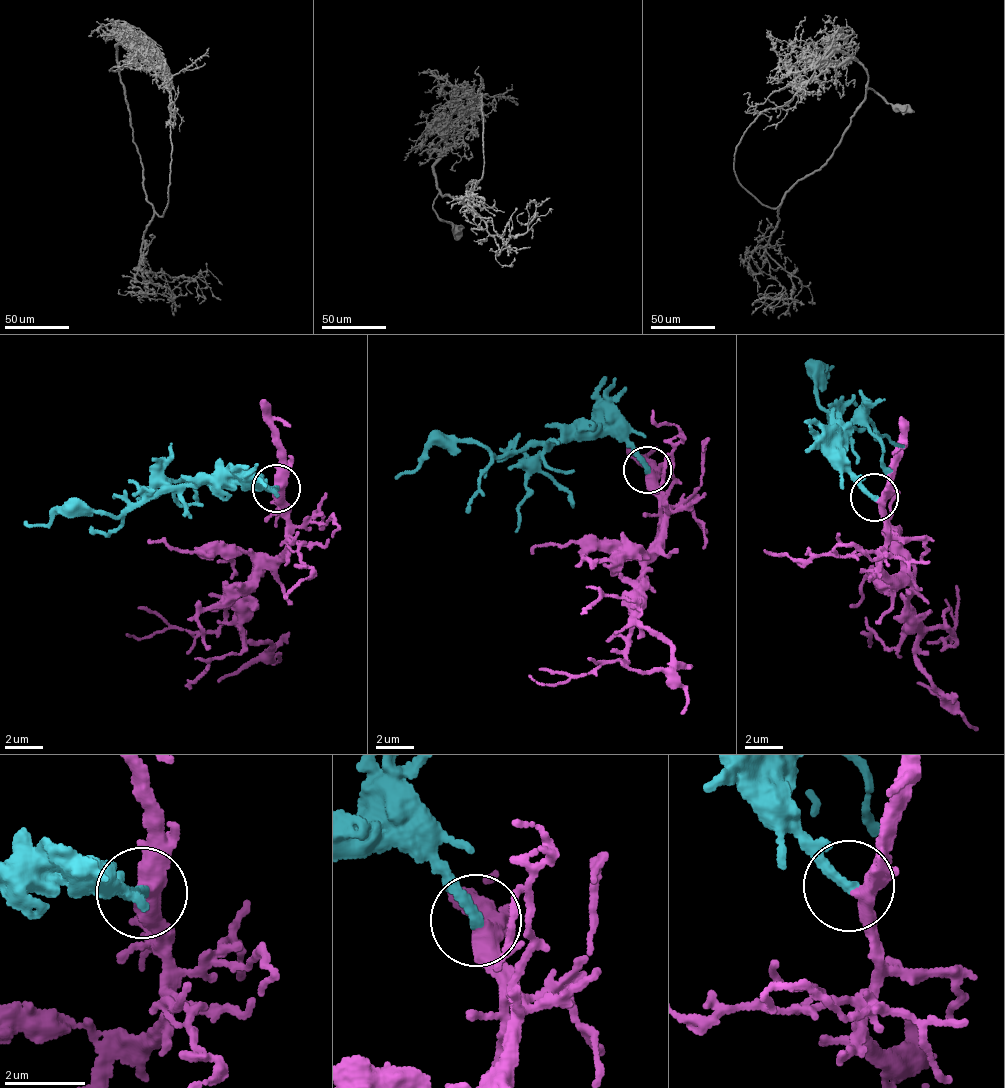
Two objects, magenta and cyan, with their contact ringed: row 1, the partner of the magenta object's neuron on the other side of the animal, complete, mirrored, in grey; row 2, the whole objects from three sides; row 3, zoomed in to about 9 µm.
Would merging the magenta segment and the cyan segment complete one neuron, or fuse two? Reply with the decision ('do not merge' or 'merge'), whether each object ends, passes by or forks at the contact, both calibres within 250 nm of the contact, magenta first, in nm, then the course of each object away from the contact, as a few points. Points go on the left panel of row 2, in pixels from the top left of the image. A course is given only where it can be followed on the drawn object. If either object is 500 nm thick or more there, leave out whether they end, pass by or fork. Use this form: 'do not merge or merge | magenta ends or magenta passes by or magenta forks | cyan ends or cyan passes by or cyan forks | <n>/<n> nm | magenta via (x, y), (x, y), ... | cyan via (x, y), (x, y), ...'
merge | magenta passes by | cyan ends | 420/280 nm | magenta via (276, 487), (285, 509), (285, 559), (259, 567), (244, 605), (197, 630), (162, 632), (134, 640), (125, 636) | cyan via (277, 490), (241, 482), (165, 486), (131, 508), (114, 513), (71, 511), (45, 522), (25, 524)

